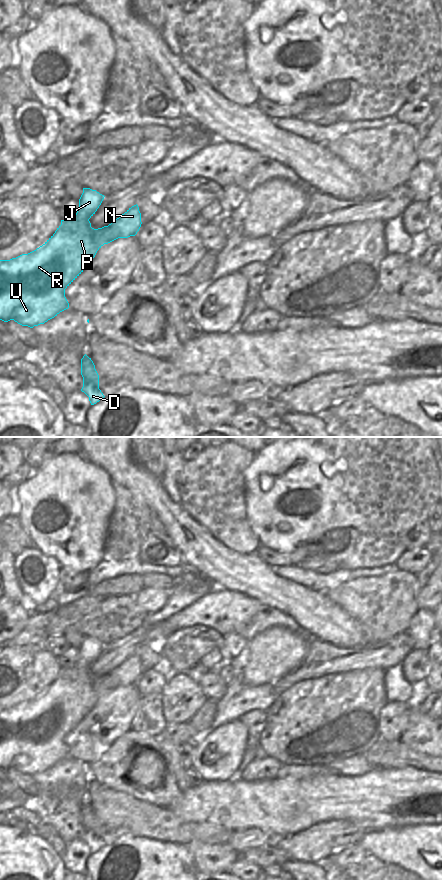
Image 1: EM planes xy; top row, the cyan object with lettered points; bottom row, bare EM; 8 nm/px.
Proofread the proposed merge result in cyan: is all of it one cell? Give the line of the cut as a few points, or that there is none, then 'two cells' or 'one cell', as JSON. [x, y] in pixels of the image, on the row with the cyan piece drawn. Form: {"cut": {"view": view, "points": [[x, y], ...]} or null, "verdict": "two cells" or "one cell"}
{"cut": null, "verdict": "one cell"}

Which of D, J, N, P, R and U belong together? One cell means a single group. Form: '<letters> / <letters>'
D J N P R U

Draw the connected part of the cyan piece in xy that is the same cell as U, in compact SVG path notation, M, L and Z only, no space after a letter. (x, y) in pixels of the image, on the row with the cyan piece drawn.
M83 188L79 209L74 218L61 220L55 233L39 248L10 260L0 260L0 320L14 320L33 328L44 324L69 308L65 289L85 270L97 251L118 238L135 236L141 227L138 205L129 208L108 226L94 229L89 219L101 205L104 195Z

